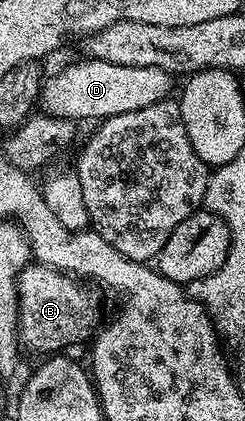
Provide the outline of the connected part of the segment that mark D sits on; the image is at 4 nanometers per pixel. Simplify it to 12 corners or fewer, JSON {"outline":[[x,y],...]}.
{"outline":[[81,59],[44,78],[48,116],[82,123],[166,100],[159,67]]}

